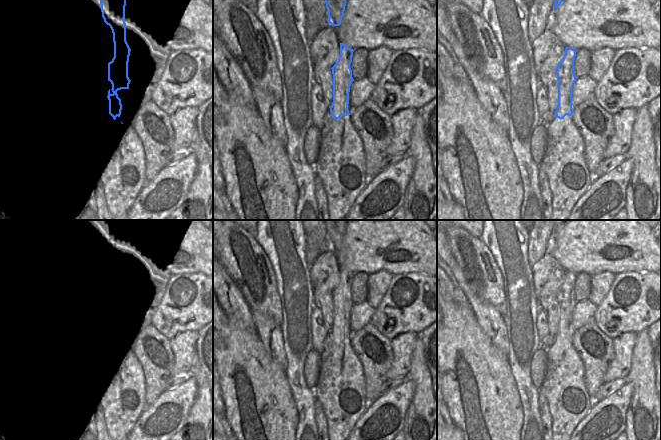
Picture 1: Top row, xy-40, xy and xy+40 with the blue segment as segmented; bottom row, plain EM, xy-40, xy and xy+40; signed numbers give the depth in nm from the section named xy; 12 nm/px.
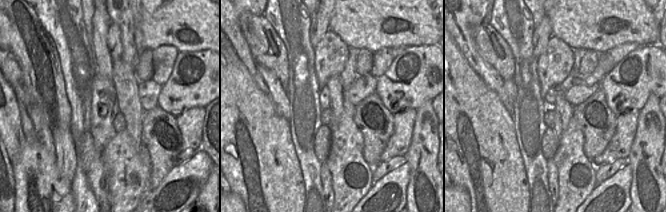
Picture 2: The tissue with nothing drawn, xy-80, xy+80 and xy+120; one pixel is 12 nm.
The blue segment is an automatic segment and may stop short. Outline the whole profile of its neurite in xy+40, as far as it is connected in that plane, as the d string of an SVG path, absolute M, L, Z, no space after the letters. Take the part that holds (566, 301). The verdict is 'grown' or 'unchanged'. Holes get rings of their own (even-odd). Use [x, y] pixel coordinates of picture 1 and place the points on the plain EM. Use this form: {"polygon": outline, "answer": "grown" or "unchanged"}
{"polygon": "M566 271L565 279L556 292L558 304L558 330L554 341L546 351L546 373L540 393L546 398L552 418L552 440L570 440L573 430L589 412L593 400L584 382L585 369L572 345L572 312L576 305L574 283L577 274Z", "answer": "grown"}

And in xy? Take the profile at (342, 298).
{"polygon": "M340 267L340 281L331 292L333 326L324 340L320 374L314 394L324 410L329 440L347 440L369 402L361 362L350 344L350 310L354 305L350 288L354 274Z", "answer": "grown"}

